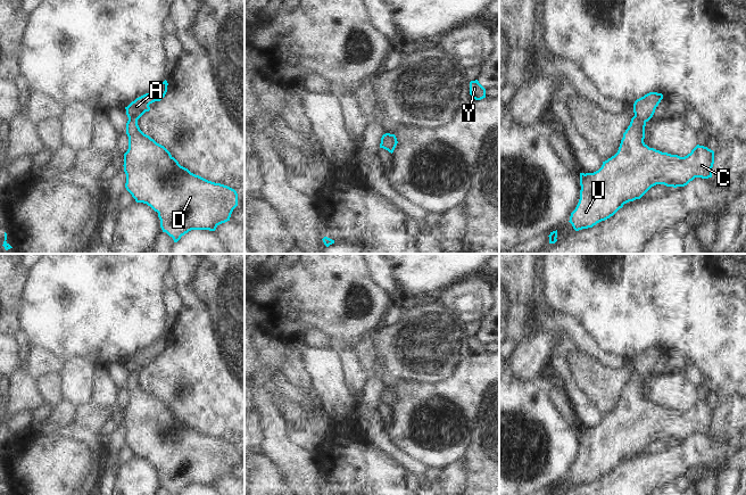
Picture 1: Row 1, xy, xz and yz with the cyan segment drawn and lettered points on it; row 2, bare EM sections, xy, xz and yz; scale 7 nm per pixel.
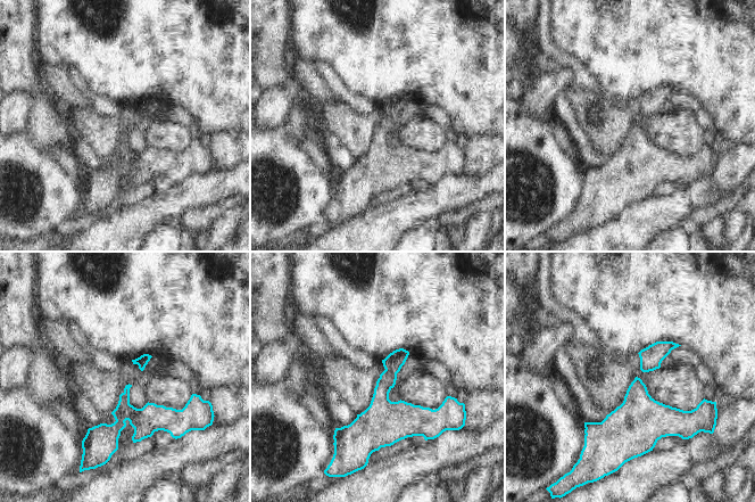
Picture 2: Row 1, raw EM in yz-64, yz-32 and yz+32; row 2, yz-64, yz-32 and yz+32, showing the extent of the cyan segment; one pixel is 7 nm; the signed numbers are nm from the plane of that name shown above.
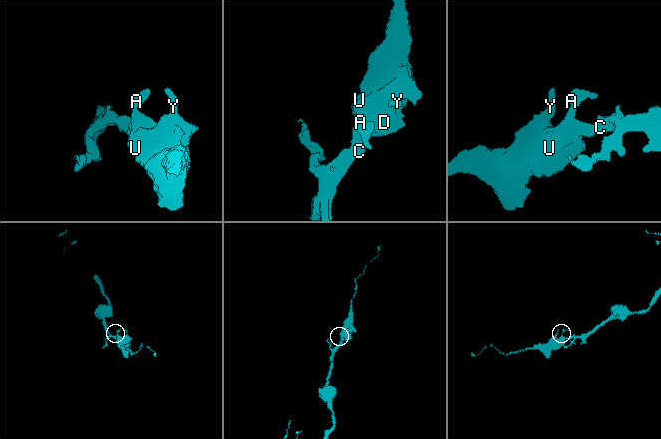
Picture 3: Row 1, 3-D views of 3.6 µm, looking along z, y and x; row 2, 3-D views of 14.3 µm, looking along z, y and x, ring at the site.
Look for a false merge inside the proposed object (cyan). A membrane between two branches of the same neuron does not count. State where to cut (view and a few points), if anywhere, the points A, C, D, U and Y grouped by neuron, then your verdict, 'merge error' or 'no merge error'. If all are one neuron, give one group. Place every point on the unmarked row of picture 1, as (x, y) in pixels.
cut none; groups A C D U Y; no merge error

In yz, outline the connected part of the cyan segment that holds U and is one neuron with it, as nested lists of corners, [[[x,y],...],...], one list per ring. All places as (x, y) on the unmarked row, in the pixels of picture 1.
[[[649,347],[633,358],[635,371],[623,388],[617,407],[603,416],[602,422],[594,428],[580,428],[580,454],[571,468],[570,478],[575,486],[592,482],[597,478],[613,471],[624,459],[640,454],[652,442],[685,442],[695,432],[712,432],[714,406],[697,399],[685,412],[662,407],[649,403],[645,397],[645,381],[653,372],[656,362],[663,354],[662,348]]]

